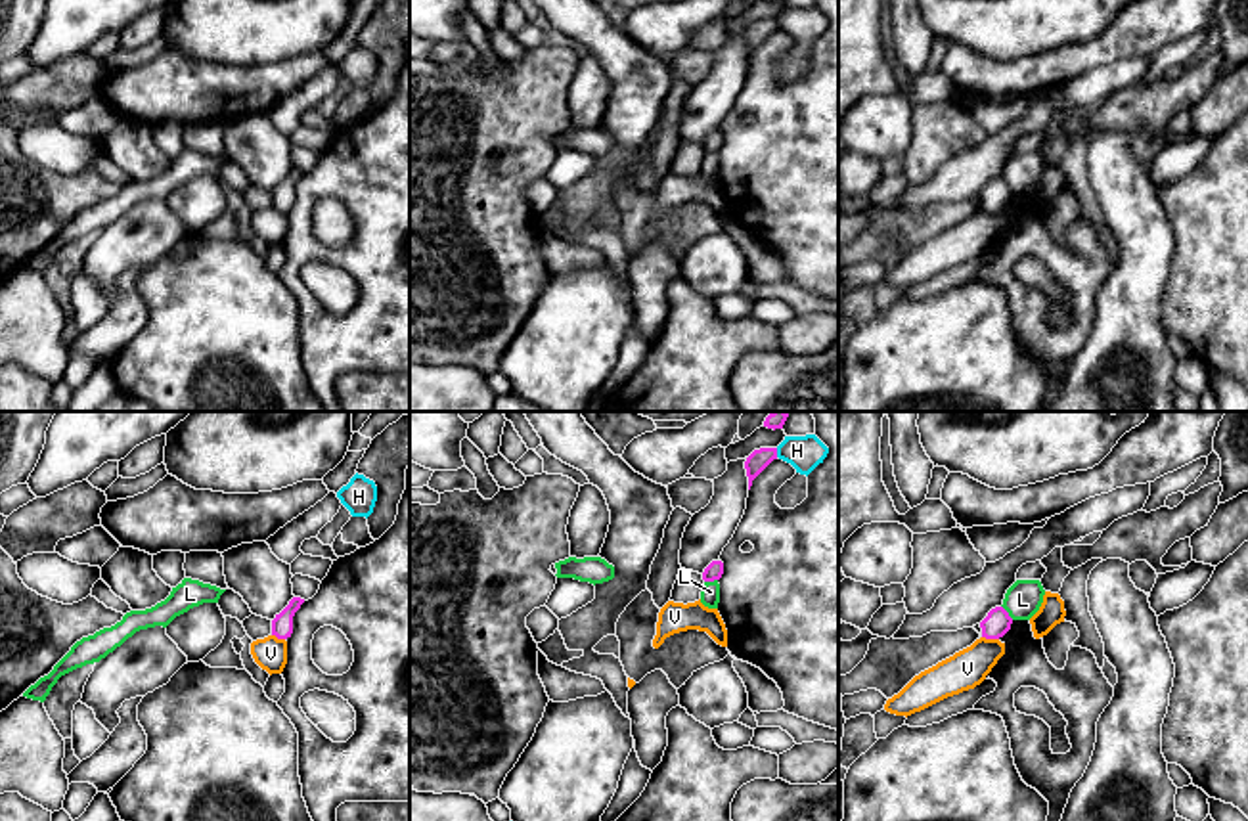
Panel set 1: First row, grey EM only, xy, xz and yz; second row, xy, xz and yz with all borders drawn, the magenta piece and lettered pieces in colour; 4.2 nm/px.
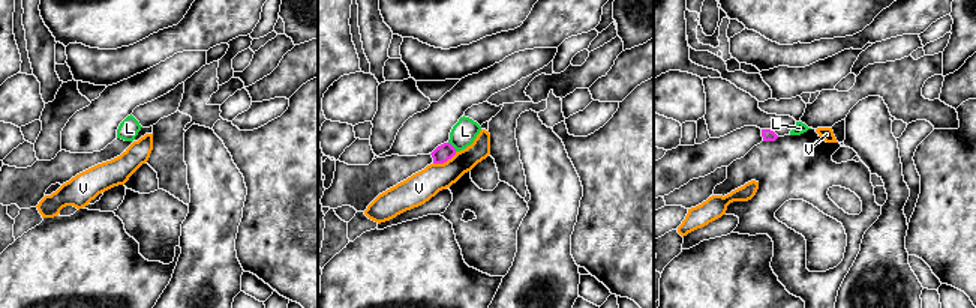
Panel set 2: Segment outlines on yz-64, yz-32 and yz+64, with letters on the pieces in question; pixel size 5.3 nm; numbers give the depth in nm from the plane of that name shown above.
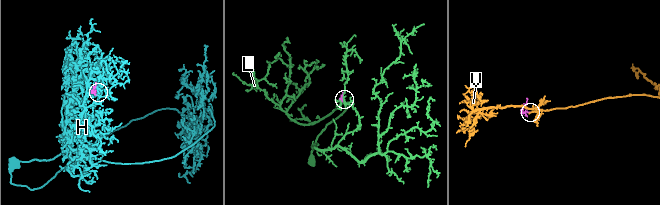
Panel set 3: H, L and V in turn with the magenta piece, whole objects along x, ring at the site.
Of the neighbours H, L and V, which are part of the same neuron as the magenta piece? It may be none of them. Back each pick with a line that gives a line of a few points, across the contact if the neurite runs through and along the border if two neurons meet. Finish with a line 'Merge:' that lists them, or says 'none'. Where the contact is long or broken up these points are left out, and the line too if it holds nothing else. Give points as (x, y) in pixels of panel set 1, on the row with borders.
Merge: none

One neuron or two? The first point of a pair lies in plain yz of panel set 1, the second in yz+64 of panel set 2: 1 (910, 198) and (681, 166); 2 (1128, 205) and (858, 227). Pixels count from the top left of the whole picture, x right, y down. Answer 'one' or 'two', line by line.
1: one
2: two

